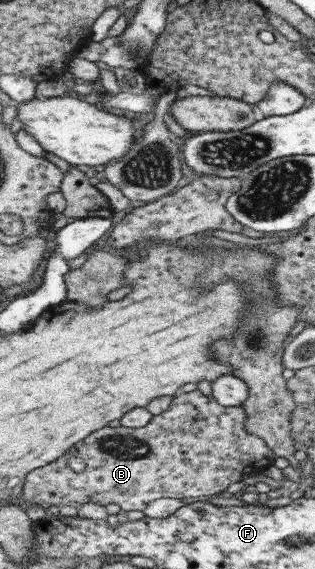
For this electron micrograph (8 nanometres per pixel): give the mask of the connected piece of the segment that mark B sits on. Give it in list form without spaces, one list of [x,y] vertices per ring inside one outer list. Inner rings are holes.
[[[200,388],[191,392],[178,392],[173,396],[167,410],[153,416],[148,426],[134,428],[120,425],[101,428],[76,443],[76,446],[58,460],[32,470],[22,484],[22,496],[26,505],[78,506],[93,502],[102,505],[117,504],[124,511],[144,511],[150,503],[160,499],[206,499],[228,490],[228,486],[244,480],[250,474],[260,473],[264,466],[277,460],[266,440],[258,434],[250,434],[246,423],[247,413],[244,406],[224,406],[213,396],[204,394]],[[70,456],[78,456],[84,460],[85,468],[82,473],[76,473],[68,466]]]

